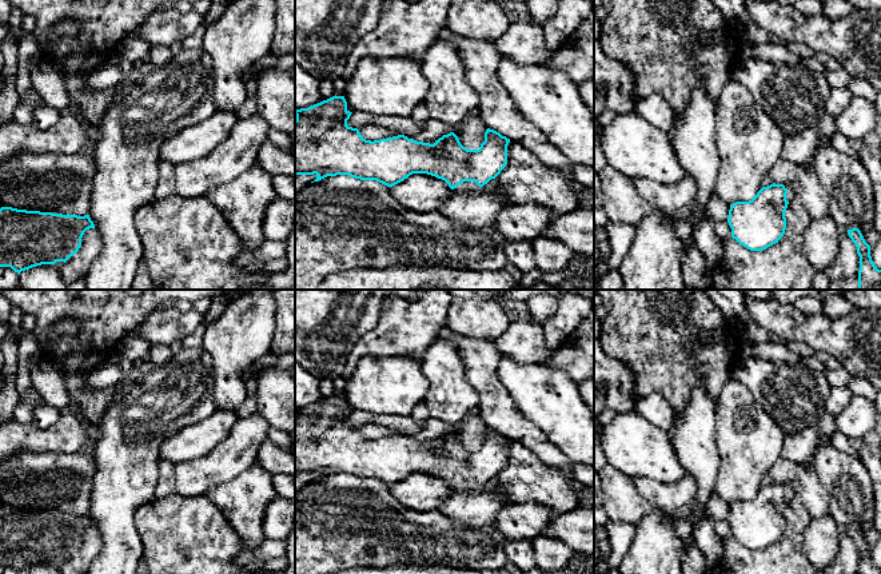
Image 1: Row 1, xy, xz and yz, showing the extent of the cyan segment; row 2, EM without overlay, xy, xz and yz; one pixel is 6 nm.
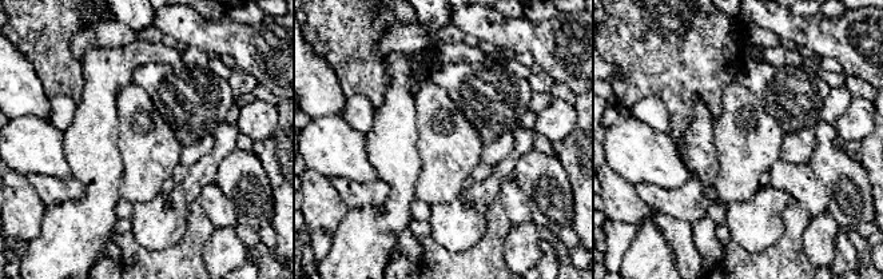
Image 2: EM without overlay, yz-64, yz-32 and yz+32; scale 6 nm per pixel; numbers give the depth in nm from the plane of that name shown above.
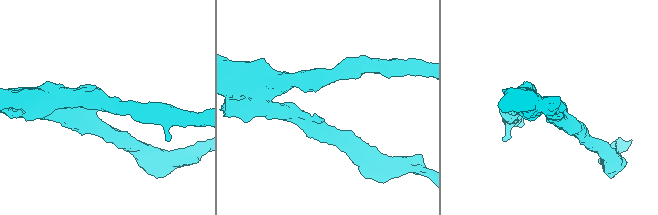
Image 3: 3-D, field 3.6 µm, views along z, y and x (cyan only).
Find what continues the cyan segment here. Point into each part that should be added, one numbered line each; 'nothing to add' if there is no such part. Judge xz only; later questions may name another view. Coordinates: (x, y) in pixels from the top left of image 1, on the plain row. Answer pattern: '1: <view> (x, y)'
1: xz (465, 486)

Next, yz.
1: yz (790, 486)

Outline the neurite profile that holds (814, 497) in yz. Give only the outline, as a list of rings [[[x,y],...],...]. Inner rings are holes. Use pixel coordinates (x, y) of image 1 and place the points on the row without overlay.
[[[780,458],[769,474],[776,483],[785,485],[792,482],[796,486],[796,495],[805,506],[810,518],[821,518],[830,514],[830,494],[820,482],[813,467],[804,467],[801,463]]]

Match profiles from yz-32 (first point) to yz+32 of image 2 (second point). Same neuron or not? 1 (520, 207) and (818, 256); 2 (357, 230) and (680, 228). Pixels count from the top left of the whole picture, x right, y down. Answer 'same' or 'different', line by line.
1: different
2: different

